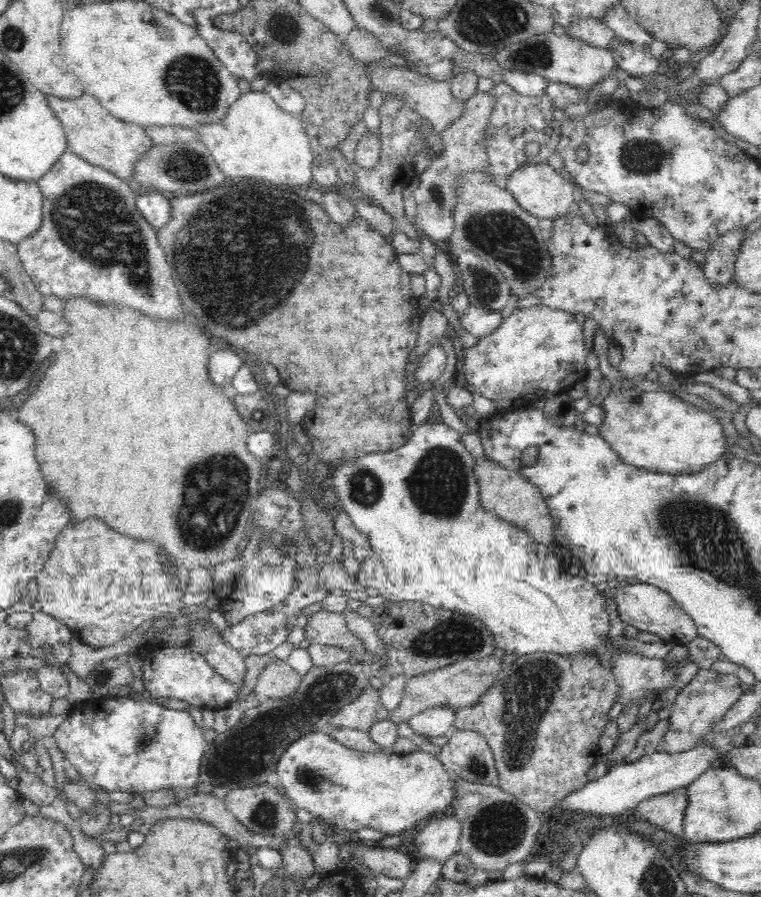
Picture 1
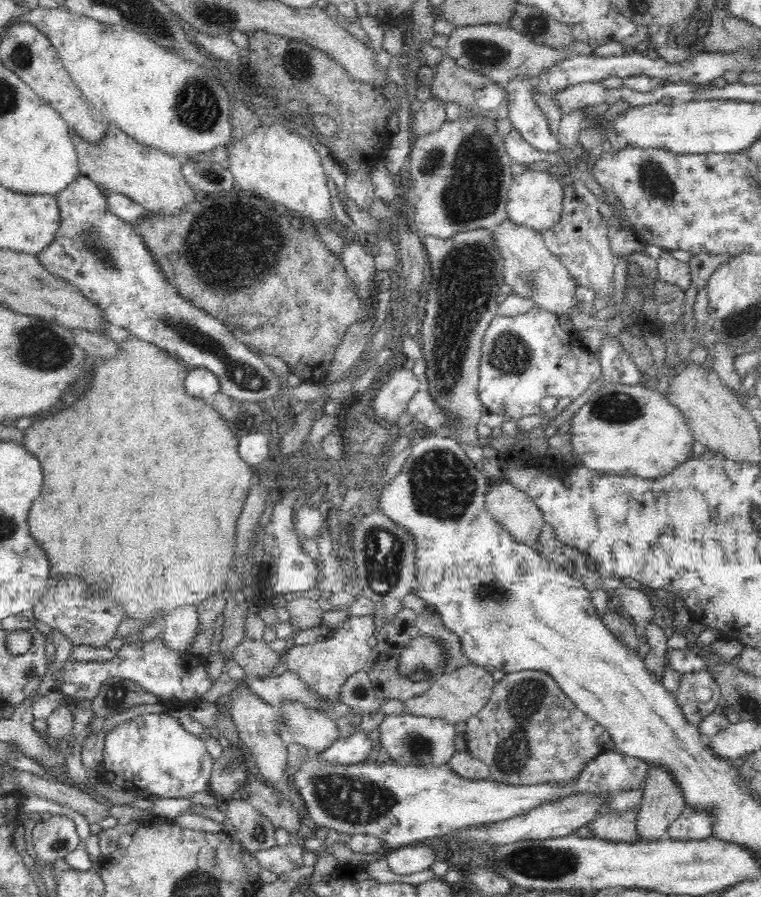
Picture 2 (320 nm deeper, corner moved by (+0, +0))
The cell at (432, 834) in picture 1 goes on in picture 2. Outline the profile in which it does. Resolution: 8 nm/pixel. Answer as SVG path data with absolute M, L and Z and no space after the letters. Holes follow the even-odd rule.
M410 846L402 850L396 850L394 854L386 856L386 861L390 869L400 875L422 872L431 868L432 864L438 860L436 858L436 848L434 846Z

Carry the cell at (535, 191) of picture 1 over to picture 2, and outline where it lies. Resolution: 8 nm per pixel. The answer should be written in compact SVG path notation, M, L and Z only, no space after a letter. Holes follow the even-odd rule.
M530 170L514 176L508 202L507 217L533 230L546 230L560 222L564 211L565 185L562 173Z

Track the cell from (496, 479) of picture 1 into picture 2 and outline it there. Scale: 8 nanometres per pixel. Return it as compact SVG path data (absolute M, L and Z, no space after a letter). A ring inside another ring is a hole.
M512 483L491 484L485 496L486 510L518 541L531 545L539 537L544 524L542 511L523 490Z

